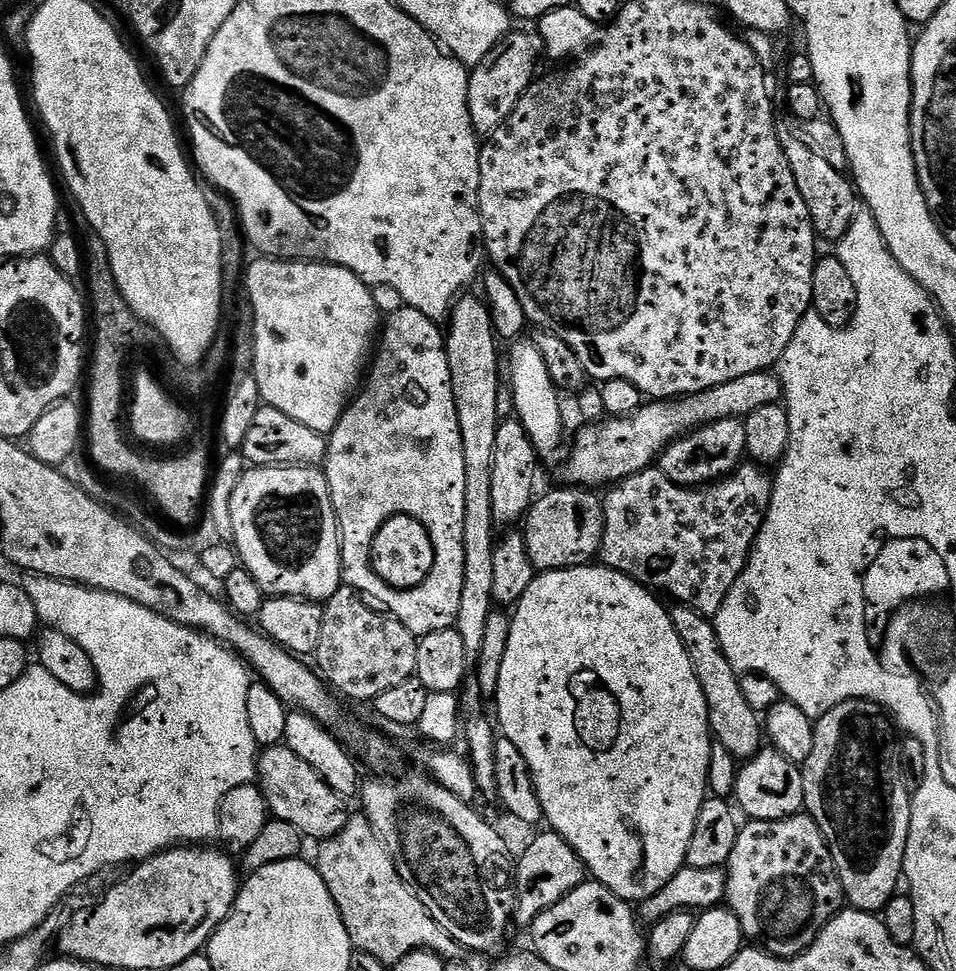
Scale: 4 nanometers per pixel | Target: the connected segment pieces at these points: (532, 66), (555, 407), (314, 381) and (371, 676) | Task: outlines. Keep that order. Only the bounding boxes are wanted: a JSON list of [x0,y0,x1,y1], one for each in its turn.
[[468,30,542,138],[512,338,564,457],[246,258,382,434],[314,586,418,702]]

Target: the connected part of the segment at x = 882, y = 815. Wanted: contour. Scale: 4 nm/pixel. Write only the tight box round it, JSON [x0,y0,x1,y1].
[802,700,912,913]

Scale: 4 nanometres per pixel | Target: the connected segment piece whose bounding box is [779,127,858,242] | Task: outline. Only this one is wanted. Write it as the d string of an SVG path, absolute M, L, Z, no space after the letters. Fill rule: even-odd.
M781 127L779 129L780 145L786 154L786 162L790 162L790 174L794 174L794 182L798 182L798 190L802 193L802 202L806 202L806 210L810 210L812 225L821 241L838 242L850 228L858 207L858 193L849 177L844 172L834 170L834 166L824 161L806 142L800 139L795 131Z

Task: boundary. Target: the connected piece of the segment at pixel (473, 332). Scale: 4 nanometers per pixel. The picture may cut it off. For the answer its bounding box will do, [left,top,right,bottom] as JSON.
[444,294,502,658]

